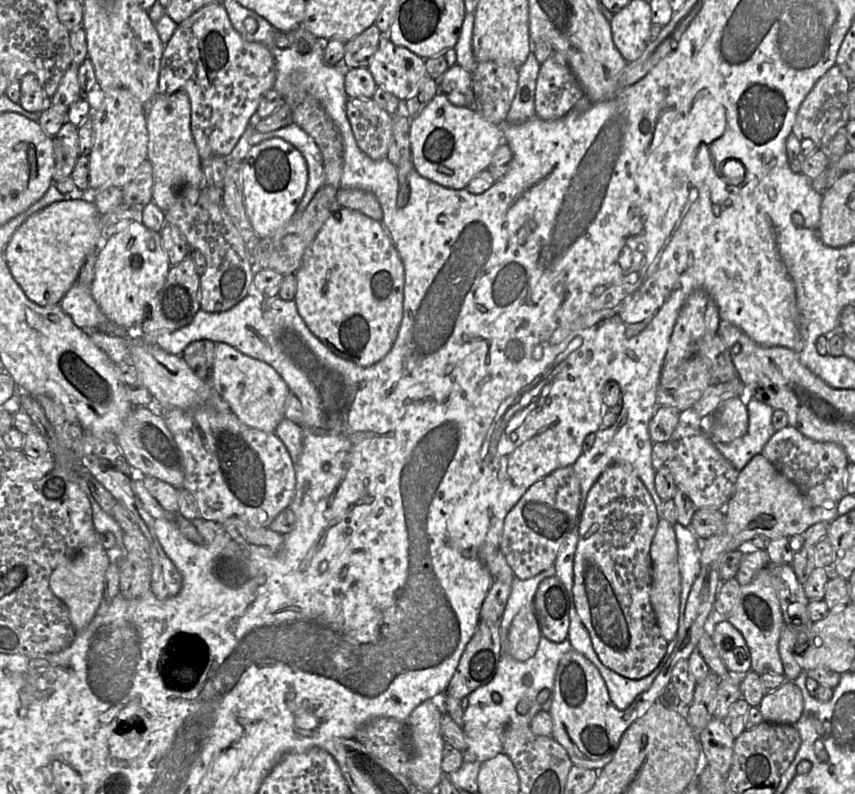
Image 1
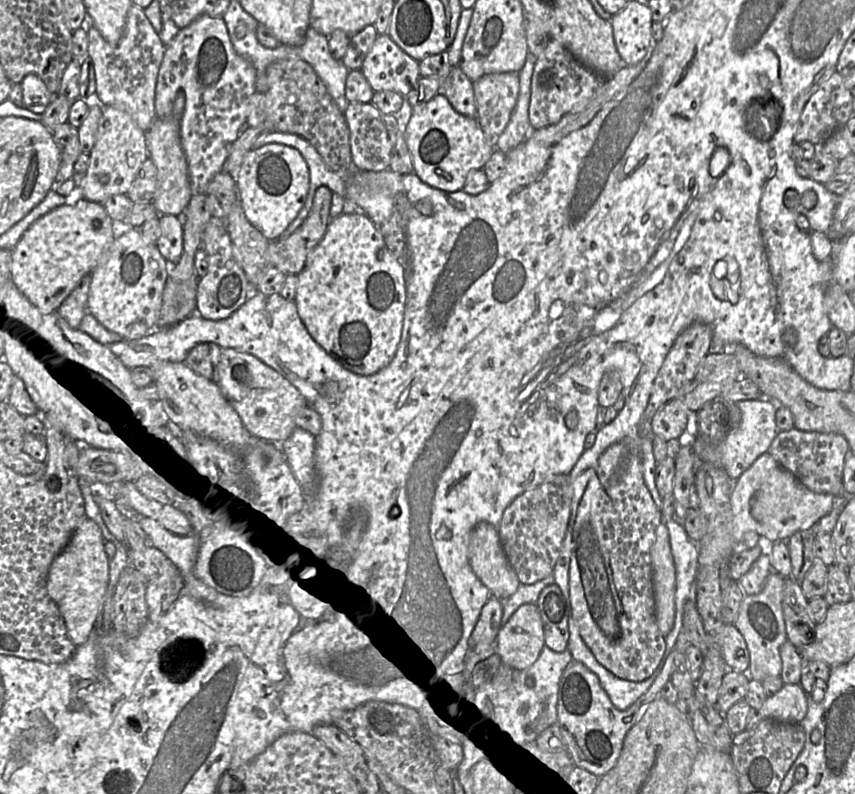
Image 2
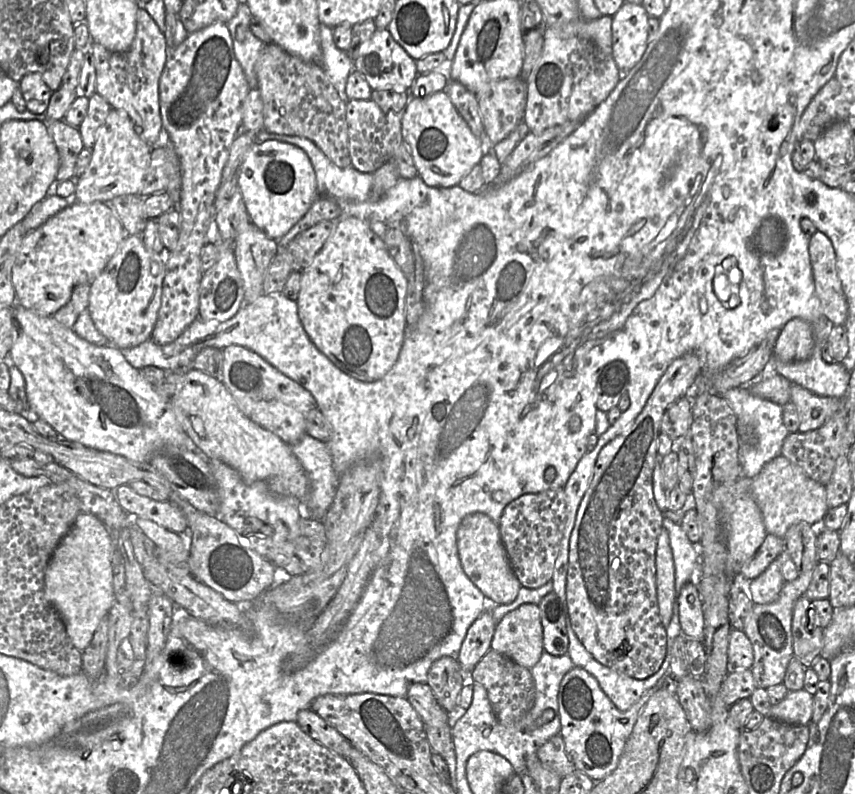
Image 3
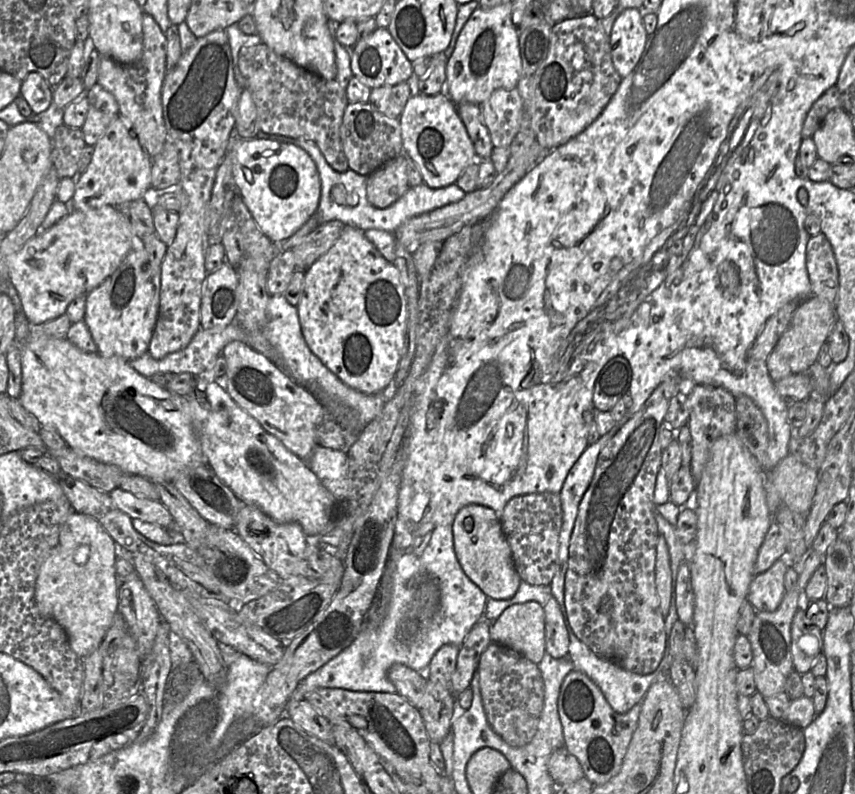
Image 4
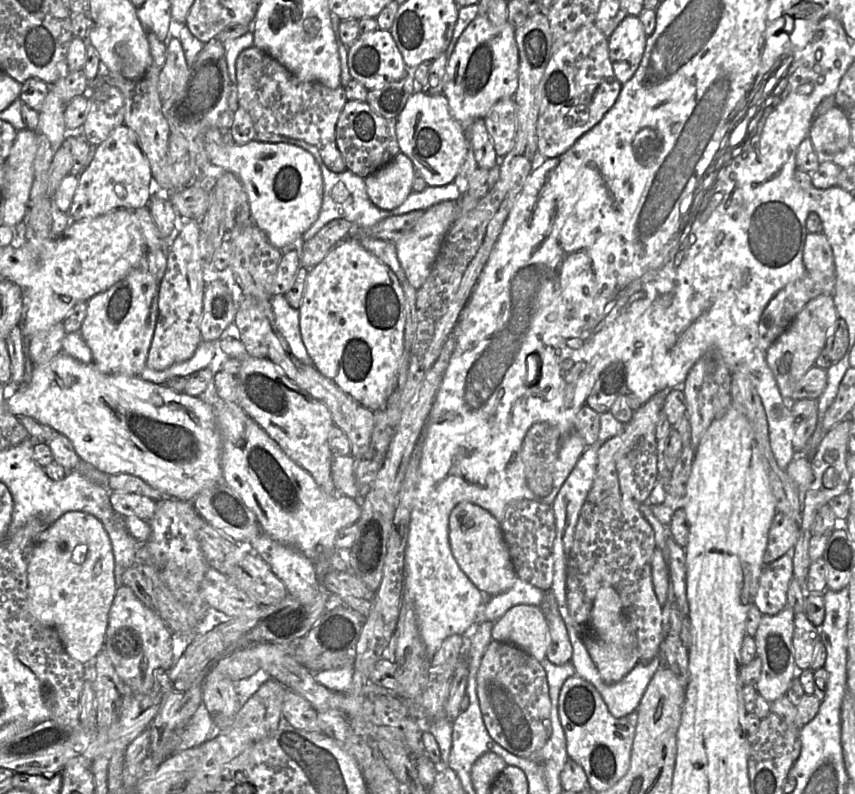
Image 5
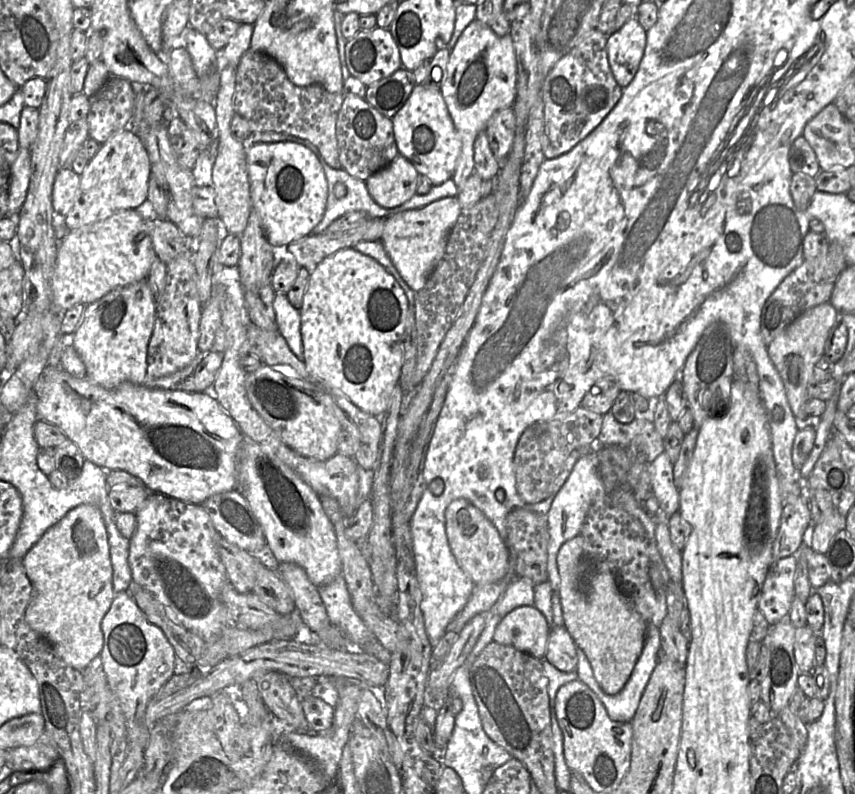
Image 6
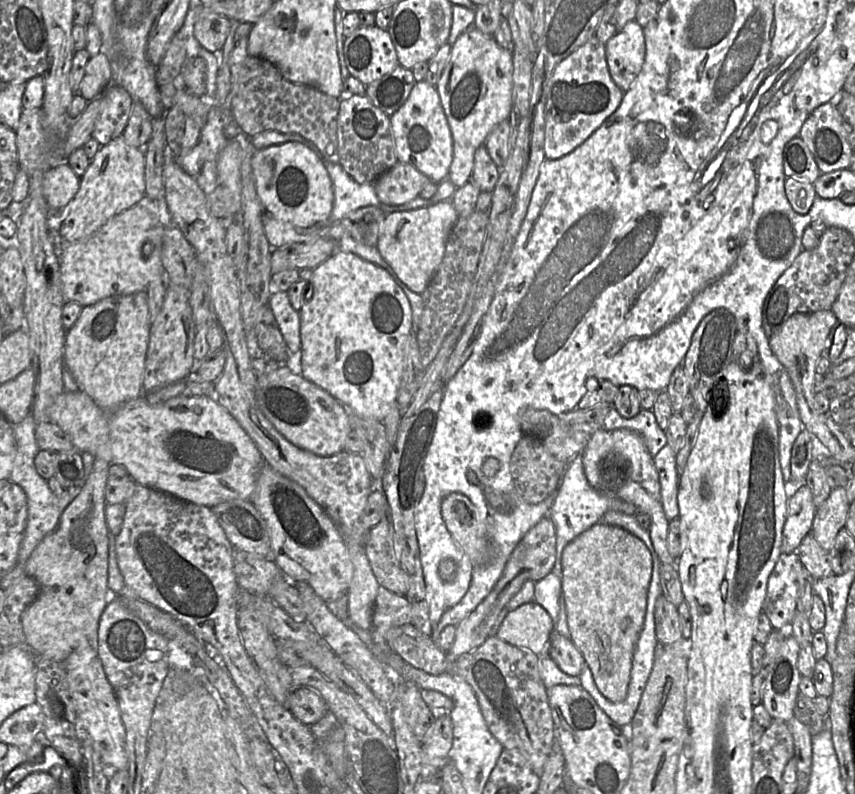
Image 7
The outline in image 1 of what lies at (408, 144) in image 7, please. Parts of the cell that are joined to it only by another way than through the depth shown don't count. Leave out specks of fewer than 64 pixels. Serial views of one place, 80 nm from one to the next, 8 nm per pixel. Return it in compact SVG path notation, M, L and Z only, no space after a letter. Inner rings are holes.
M438 94L410 123L410 146L414 169L443 187L461 190L486 170L503 142L500 125L486 120L475 107L457 107Z

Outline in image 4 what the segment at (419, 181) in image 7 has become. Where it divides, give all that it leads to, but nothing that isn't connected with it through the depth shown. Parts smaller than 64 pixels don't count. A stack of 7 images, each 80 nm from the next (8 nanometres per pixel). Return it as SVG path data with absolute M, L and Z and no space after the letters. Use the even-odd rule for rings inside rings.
M400 154L368 176L367 199L375 207L388 208L410 188L407 158Z

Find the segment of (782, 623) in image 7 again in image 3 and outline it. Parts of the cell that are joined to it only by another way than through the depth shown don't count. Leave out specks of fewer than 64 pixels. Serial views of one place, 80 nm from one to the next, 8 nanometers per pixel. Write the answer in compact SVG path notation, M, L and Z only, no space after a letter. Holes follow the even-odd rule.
M775 559L758 577L748 582L748 591L754 604L775 602L785 583L778 559Z

